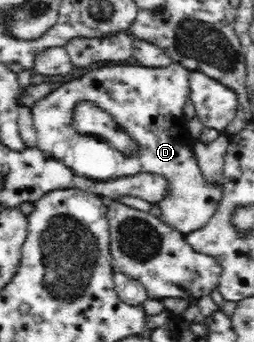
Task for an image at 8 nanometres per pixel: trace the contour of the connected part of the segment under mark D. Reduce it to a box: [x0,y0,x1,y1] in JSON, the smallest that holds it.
[30,62,224,235]

